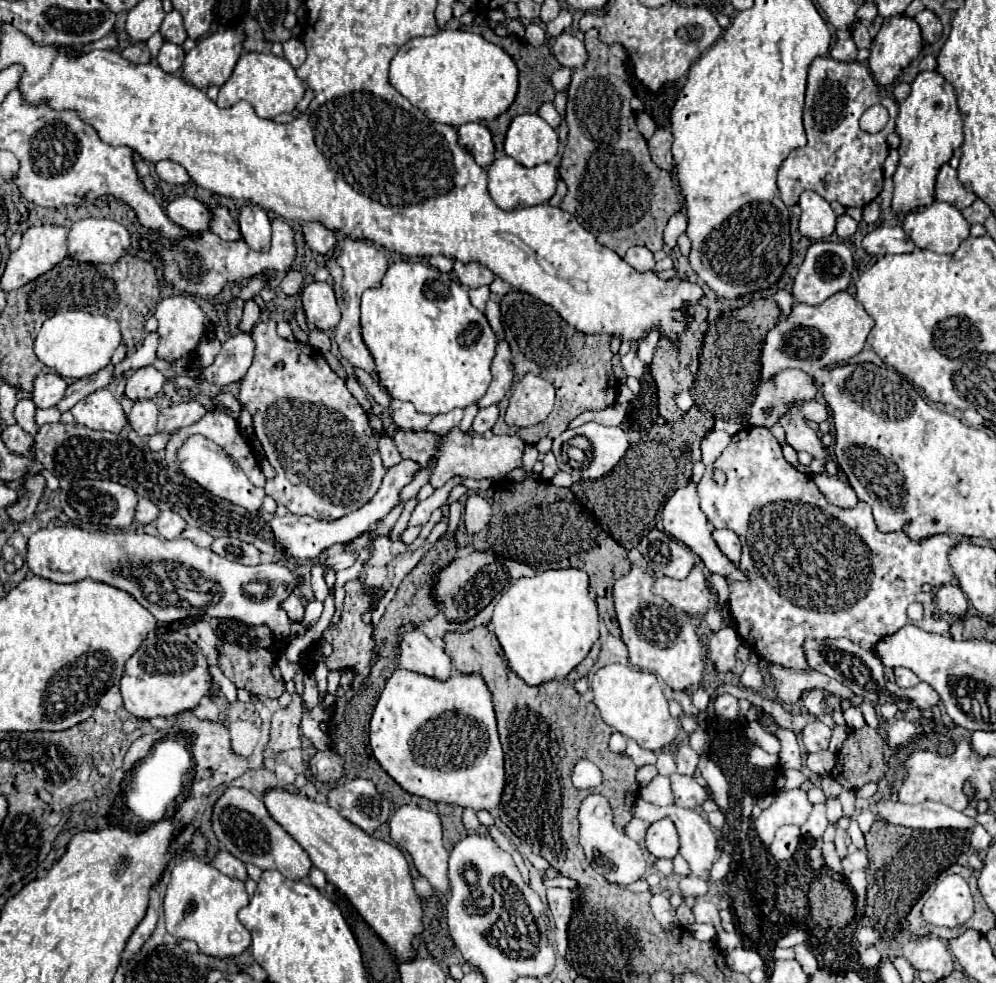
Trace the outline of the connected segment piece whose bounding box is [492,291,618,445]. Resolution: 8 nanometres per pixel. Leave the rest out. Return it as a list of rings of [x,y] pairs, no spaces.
[[[510,291],[500,301],[502,309],[502,327],[506,341],[512,349],[514,361],[515,382],[522,379],[526,373],[540,375],[556,387],[556,403],[552,413],[544,423],[538,425],[538,433],[516,431],[506,425],[504,417],[508,399],[504,398],[499,404],[500,419],[492,427],[494,435],[520,435],[526,443],[536,445],[540,439],[558,437],[564,429],[568,429],[570,421],[576,419],[584,411],[600,411],[614,405],[618,395],[618,381],[612,375],[612,351],[610,351],[610,335],[586,335],[574,327],[570,327],[550,305],[534,299],[522,291]]]

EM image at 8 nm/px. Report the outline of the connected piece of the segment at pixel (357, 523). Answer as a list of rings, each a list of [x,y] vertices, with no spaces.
[[[402,461],[400,465],[392,467],[386,471],[386,477],[378,489],[378,493],[372,497],[372,501],[368,501],[364,507],[334,519],[334,521],[320,521],[320,519],[312,519],[312,517],[298,517],[298,515],[286,515],[286,517],[274,517],[270,521],[270,527],[278,539],[278,545],[282,549],[286,549],[290,553],[290,557],[296,559],[316,559],[318,555],[322,555],[326,549],[330,549],[332,545],[340,545],[340,543],[348,543],[354,541],[356,537],[364,535],[370,525],[374,525],[376,521],[380,521],[382,517],[386,517],[390,513],[390,509],[398,503],[398,493],[400,489],[410,483],[414,479],[414,473],[418,471],[418,463],[414,461]]]

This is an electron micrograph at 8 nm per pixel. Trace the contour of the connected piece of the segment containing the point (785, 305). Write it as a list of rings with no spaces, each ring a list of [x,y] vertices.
[[[776,289],[776,291],[772,293],[772,299],[778,303],[778,307],[782,309],[782,315],[784,315],[784,317],[792,311],[794,301],[792,301],[792,295],[790,295],[788,291],[784,291],[784,289]]]

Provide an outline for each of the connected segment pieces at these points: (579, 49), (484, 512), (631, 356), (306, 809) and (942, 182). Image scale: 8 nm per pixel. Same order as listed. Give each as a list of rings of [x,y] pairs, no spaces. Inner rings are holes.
[[[562,33],[562,35],[556,37],[556,43],[552,47],[552,55],[556,57],[556,61],[562,67],[570,67],[570,69],[582,67],[586,63],[586,59],[588,59],[584,43],[578,41],[570,33]]]
[[[478,493],[470,495],[466,499],[466,509],[464,509],[464,525],[466,525],[466,533],[474,535],[478,531],[482,531],[490,521],[490,505],[484,497],[480,497]]]
[[[632,347],[624,357],[622,357],[622,367],[624,367],[624,371],[628,373],[628,375],[632,375],[632,377],[642,377],[642,373],[644,373],[644,363],[638,359],[638,355],[636,355],[636,347]]]
[[[280,787],[266,789],[262,799],[270,817],[300,843],[312,865],[326,873],[326,879],[348,897],[382,941],[398,957],[412,959],[416,953],[412,941],[422,931],[422,907],[412,887],[412,877],[402,851],[364,833],[328,803],[318,803],[306,795],[290,793]]]
[[[948,163],[942,165],[938,179],[936,179],[936,201],[950,203],[958,207],[960,211],[970,207],[978,197],[972,191],[966,191],[964,185],[956,177],[956,169],[952,169]]]

